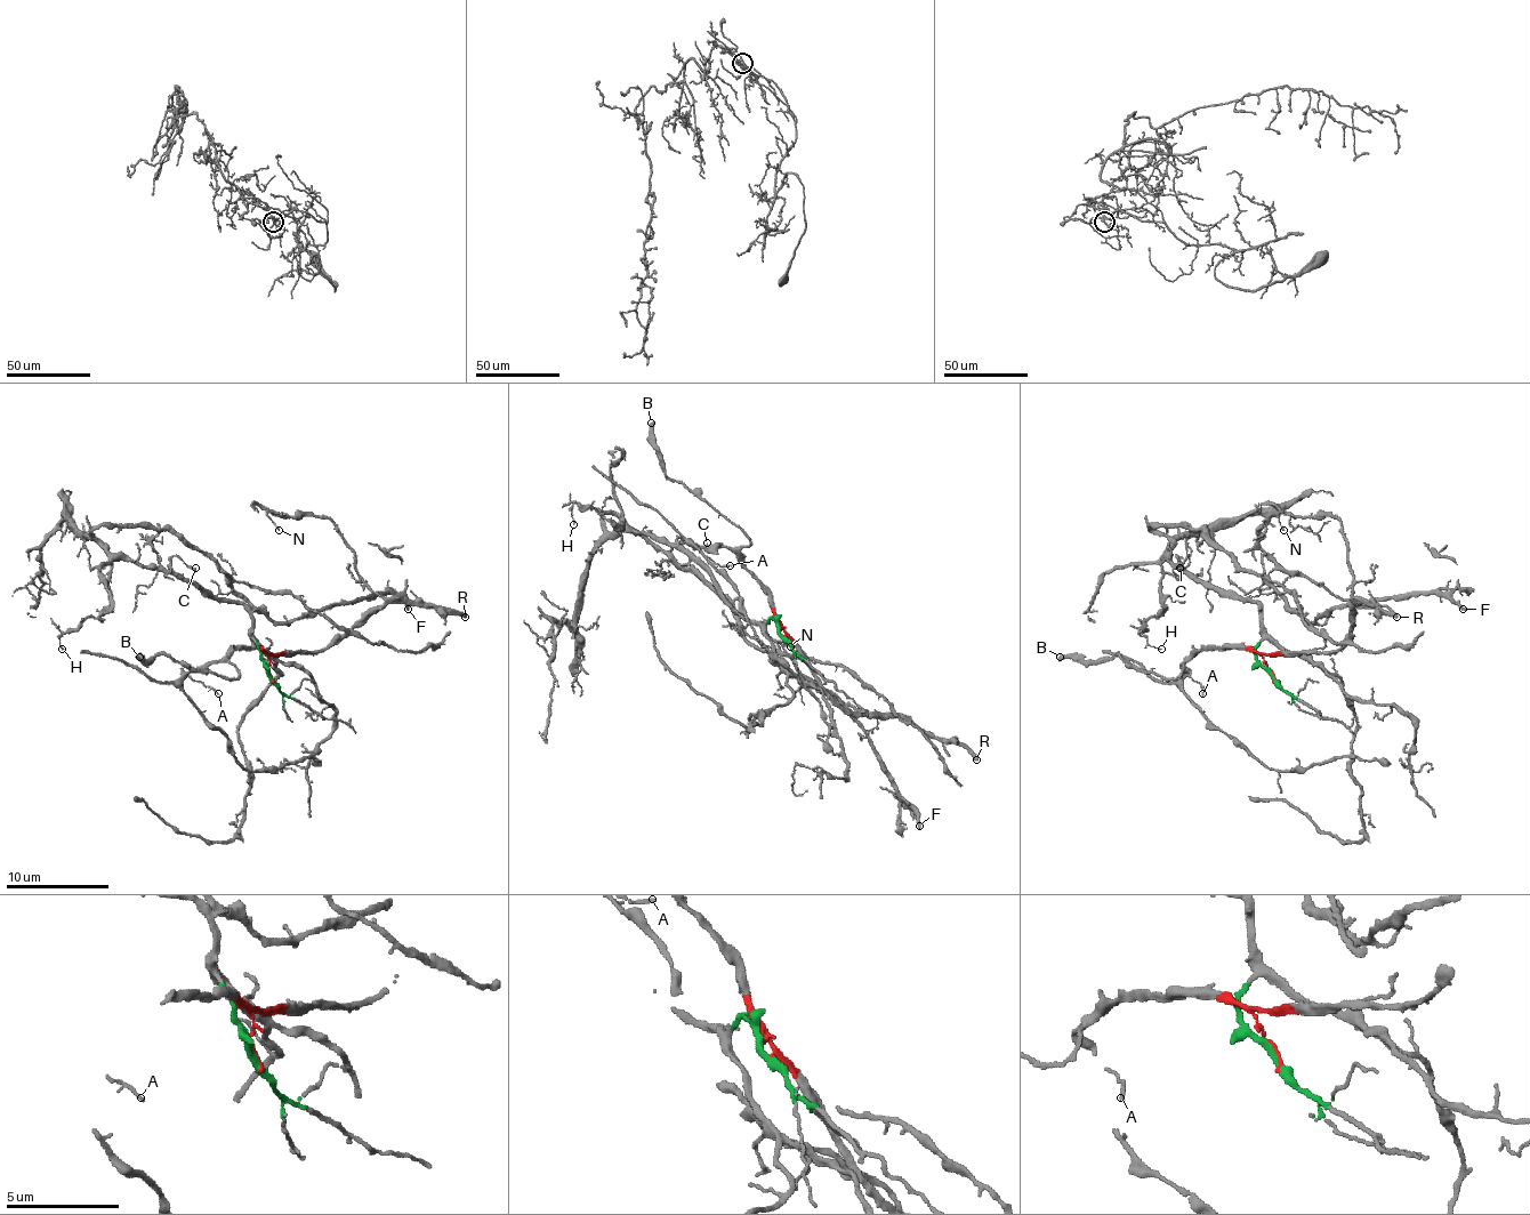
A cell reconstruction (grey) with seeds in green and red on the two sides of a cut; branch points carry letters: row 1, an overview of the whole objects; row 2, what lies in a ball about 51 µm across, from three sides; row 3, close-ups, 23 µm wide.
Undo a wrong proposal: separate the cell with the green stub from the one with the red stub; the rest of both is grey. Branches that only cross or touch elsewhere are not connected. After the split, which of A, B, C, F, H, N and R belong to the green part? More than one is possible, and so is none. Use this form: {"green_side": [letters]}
{"green_side": ["C", "F", "H"]}

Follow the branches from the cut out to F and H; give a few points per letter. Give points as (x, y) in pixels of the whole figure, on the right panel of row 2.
F: (1272, 674), (1258, 604), (1180, 569), (1151, 525), (1202, 533), (1307, 622), (1407, 597), (1464, 610)
H: (1272, 674), (1256, 659), (1258, 604), (1221, 597), (1169, 558), (1161, 564), (1161, 612), (1141, 633), (1161, 649)

